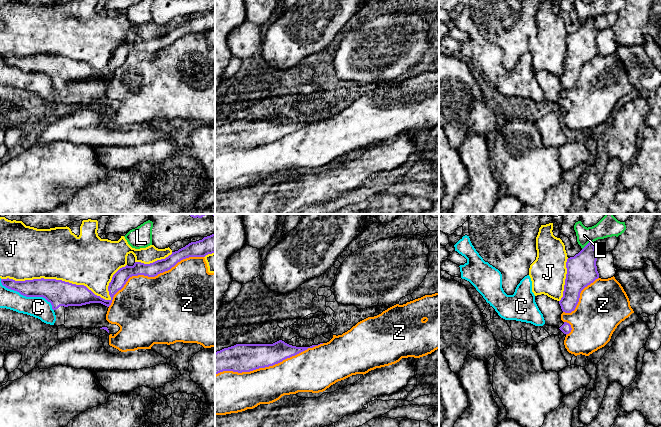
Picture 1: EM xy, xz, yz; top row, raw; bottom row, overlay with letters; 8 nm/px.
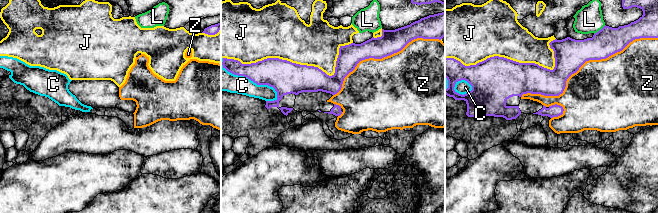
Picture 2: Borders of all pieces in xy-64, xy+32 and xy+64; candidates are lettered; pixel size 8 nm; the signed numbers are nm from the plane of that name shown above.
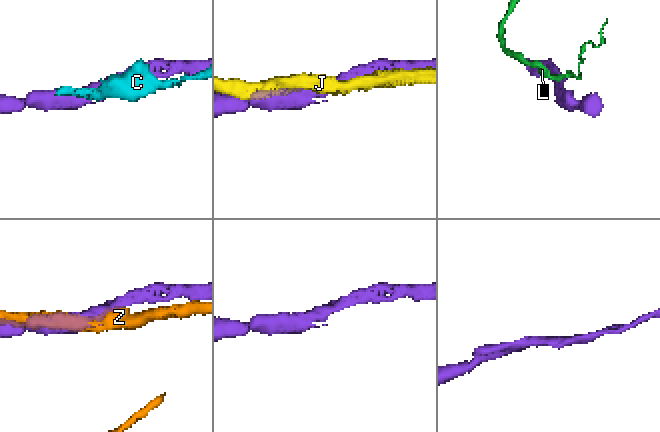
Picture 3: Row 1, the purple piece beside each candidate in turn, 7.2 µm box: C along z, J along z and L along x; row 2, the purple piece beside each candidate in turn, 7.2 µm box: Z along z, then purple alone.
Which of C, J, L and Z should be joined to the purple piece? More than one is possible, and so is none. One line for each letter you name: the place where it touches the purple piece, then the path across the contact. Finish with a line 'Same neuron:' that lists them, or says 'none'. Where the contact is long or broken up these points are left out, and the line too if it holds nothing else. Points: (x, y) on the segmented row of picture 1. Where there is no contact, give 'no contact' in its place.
Same neuron: none

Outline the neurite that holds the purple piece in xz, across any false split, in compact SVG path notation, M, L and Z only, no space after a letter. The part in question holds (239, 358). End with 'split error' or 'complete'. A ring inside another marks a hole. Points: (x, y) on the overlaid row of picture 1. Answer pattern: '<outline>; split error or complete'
M279 340L273 344L236 344L234 346L224 348L215 353L215 375L223 371L233 371L233 372L250 372L259 368L265 368L273 366L282 362L283 360L295 356L308 348L313 348L318 345L312 345L310 347L296 347L285 343L282 340Z; complete

